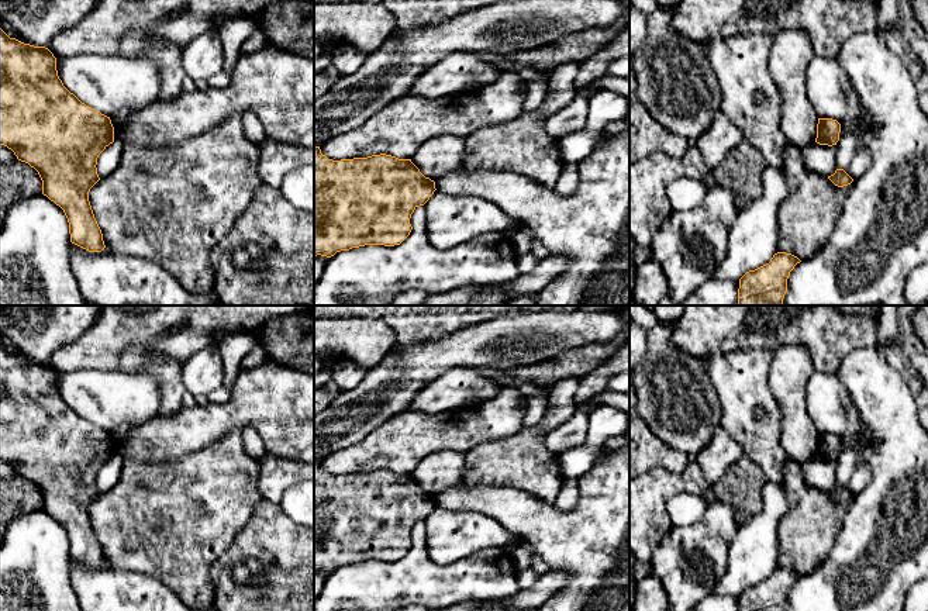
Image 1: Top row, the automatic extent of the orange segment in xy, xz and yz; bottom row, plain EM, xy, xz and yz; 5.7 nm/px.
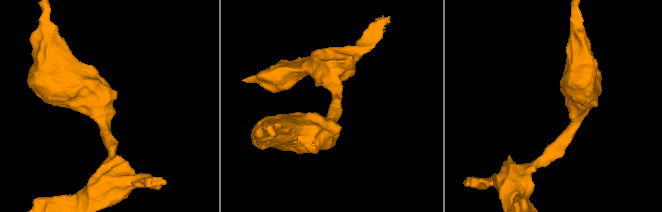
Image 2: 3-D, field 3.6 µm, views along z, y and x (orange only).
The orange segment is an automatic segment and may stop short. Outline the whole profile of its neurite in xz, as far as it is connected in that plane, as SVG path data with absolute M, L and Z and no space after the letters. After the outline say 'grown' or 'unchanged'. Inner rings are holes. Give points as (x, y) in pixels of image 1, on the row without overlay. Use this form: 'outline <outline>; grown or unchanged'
outline M314 463L314 572L331 573L337 567L365 560L400 560L411 548L411 529L435 507L435 497L425 493L411 474L380 469L368 473L332 476Z; unchanged

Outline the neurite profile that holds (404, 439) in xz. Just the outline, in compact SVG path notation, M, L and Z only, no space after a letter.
M504 387L490 401L439 414L404 410L373 429L360 442L320 462L328 474L391 470L411 474L418 463L437 452L468 453L473 448L507 439L522 429L522 394Z

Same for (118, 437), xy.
M125 424L121 425L117 431L110 432L111 439L114 442L114 458L123 456L125 436L134 428L135 428L134 425Z

